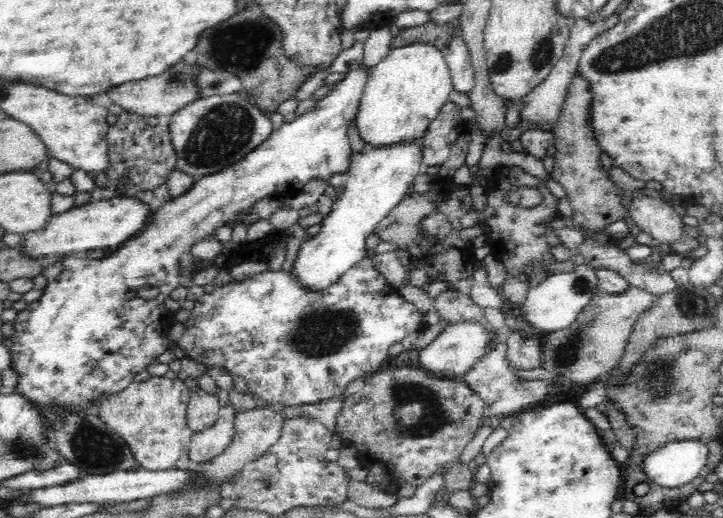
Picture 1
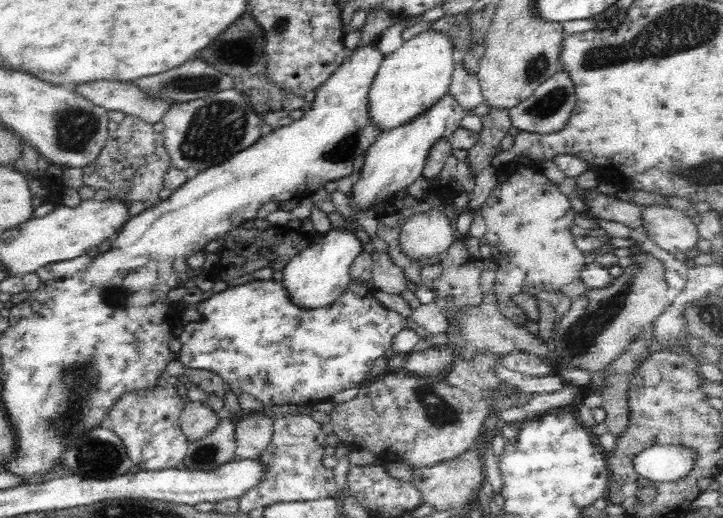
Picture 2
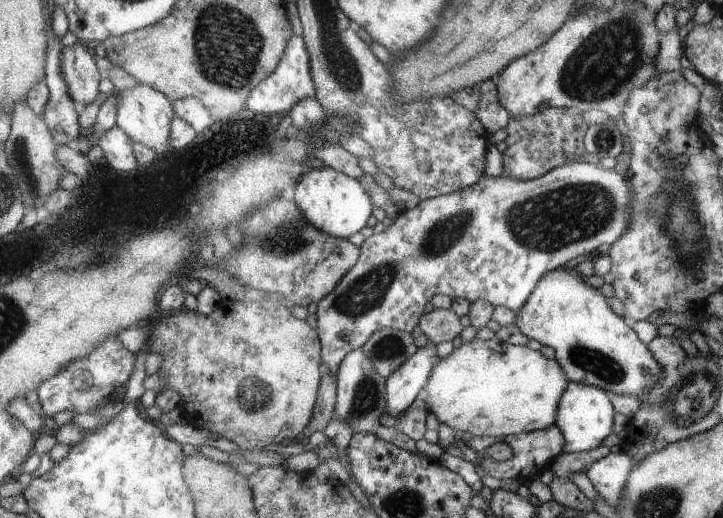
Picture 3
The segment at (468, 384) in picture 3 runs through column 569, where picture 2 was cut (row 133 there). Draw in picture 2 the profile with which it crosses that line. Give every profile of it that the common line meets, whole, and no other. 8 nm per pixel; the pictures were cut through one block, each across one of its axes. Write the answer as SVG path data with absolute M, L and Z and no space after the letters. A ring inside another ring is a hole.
M422 32L412 40L404 42L396 52L388 54L378 74L370 86L368 94L368 122L380 130L380 134L388 134L390 130L398 130L400 126L408 126L412 120L420 118L432 106L436 106L452 86L454 74L454 46L448 34L440 32Z

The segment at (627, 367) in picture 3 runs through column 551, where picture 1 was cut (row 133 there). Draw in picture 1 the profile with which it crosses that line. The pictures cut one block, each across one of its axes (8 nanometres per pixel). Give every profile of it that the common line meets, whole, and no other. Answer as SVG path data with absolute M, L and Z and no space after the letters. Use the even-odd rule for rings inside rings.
M354 68L354 70L350 70L350 72L346 74L346 78L344 78L340 84L336 84L336 86L332 88L332 92L330 92L326 98L322 98L320 102L316 102L314 110L310 110L310 112L298 116L294 122L284 124L284 126L280 126L278 130L274 130L272 136L268 138L268 142L264 142L258 150L254 150L252 154L248 154L246 158L242 158L242 162L238 162L238 164L234 164L234 166L222 170L220 174L212 174L212 176L208 176L208 178L202 178L200 182L196 182L196 186L192 186L192 188L190 188L186 194L182 194L180 198L176 198L176 200L172 198L170 202L158 204L156 214L154 214L152 222L148 224L148 230L144 230L144 234L136 236L134 240L126 242L122 248L114 250L114 256L108 256L108 258L102 258L102 260L92 260L92 258L88 258L88 256L70 256L70 258L60 258L60 260L56 260L52 266L48 266L48 268L44 270L44 276L46 276L46 280L48 280L48 286L46 286L44 294L40 296L40 300L28 304L22 312L18 312L18 316L16 316L16 320L14 320L14 330L16 330L16 334L4 338L2 342L4 342L4 344L10 348L10 352L12 352L12 370L18 372L18 386L16 386L16 388L18 388L20 394L24 394L26 398L30 398L30 400L40 408L40 412L42 412L42 416L44 416L44 422L48 424L48 428L46 428L46 438L48 438L48 440L52 440L54 426L52 426L50 416L44 412L44 404L46 404L46 402L52 400L52 402L58 402L58 406L66 406L66 408L72 408L72 410L88 410L88 404L94 406L92 400L94 400L96 396L100 396L100 394L104 394L104 392L118 392L118 390L124 390L126 386L132 384L132 380L134 380L136 374L140 374L142 370L146 370L150 364L156 364L156 362L158 362L158 356L164 354L166 350L170 350L170 348L174 346L174 344L168 340L168 328L170 328L170 322L174 322L174 320L172 320L172 314L174 314L174 312L168 310L168 308L164 308L164 302L170 298L172 290L176 290L176 288L180 286L180 280L182 280L182 276L180 276L180 258L182 258L184 252L188 252L188 250L190 250L198 240L202 240L204 236L210 236L210 234L214 234L214 230L218 230L218 228L222 228L222 226L234 222L234 220L236 220L236 214L240 214L240 212L242 212L242 216L250 214L250 212L252 212L250 206L252 206L256 200L272 198L274 202L278 202L278 200L282 200L282 198L292 198L292 196L302 194L302 188L304 188L310 180L324 180L324 182L326 182L326 180L328 180L332 174L336 174L336 172L338 172L338 174L346 174L346 172L348 172L350 154L352 154L350 138L348 138L348 128L350 128L350 124L356 120L358 104L360 104L360 98L362 98L362 94L364 94L364 88L366 88L368 78L370 78L370 72L368 72L366 68ZM144 286L148 286L148 288L150 288L150 286L152 286L152 288L158 288L160 294L158 294L156 298L138 298L138 290L144 288Z

